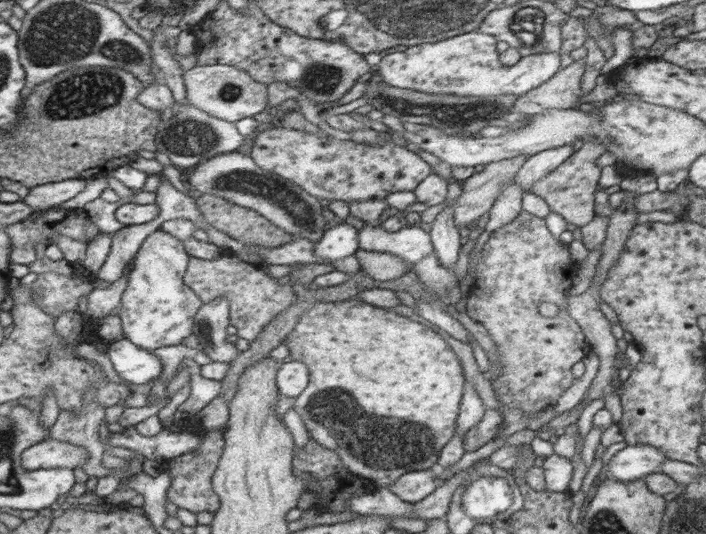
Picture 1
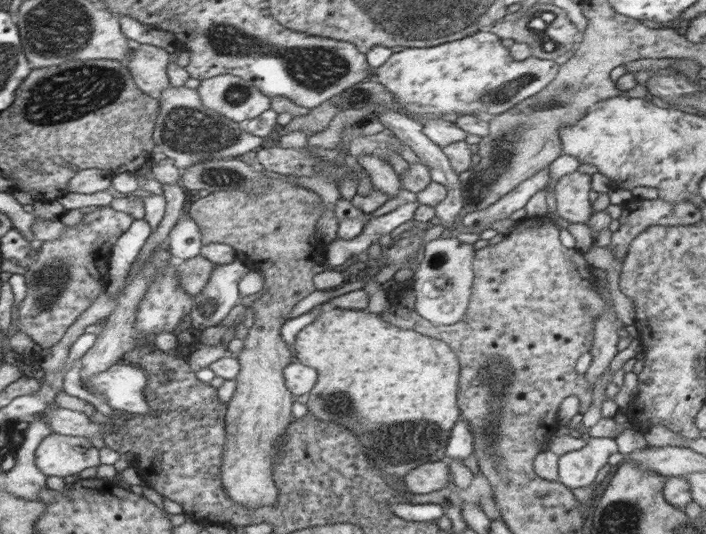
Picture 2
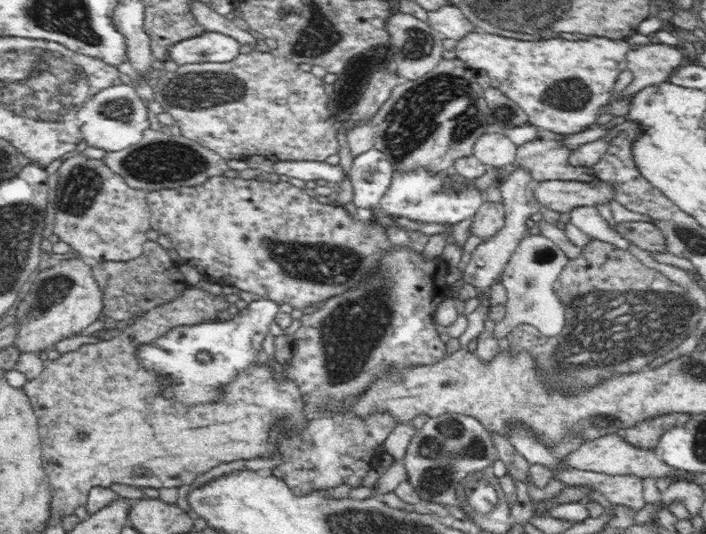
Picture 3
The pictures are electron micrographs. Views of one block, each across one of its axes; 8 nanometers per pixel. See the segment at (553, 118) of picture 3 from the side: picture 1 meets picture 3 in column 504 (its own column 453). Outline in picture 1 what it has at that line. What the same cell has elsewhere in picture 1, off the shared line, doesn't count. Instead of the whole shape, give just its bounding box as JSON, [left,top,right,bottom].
[375,30,559,96]

